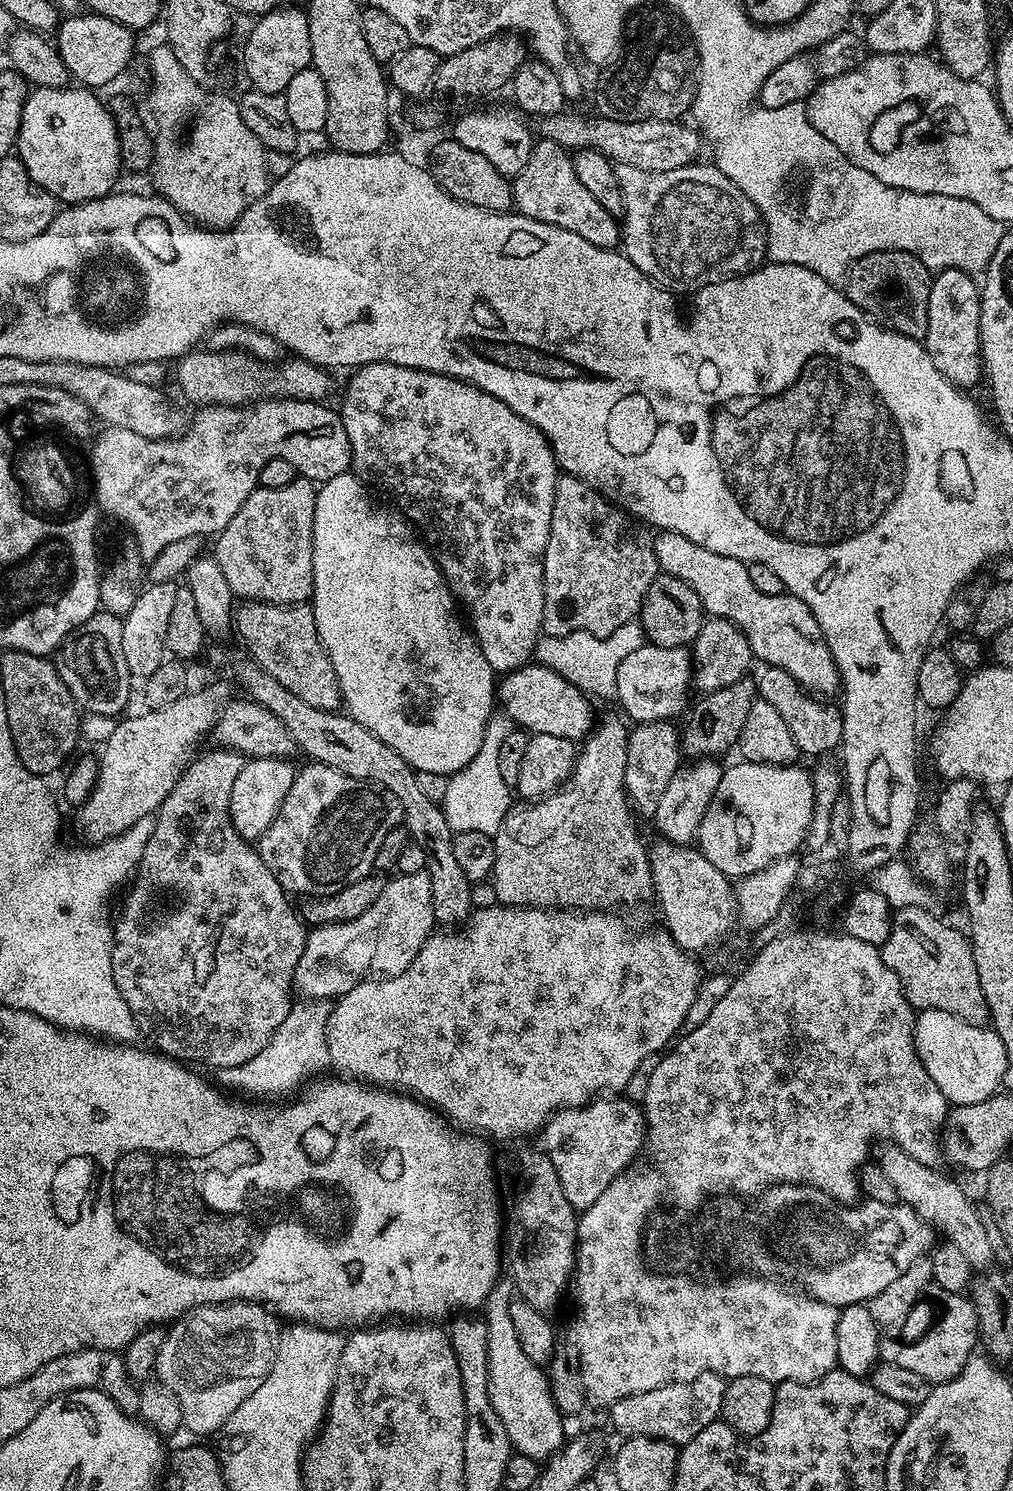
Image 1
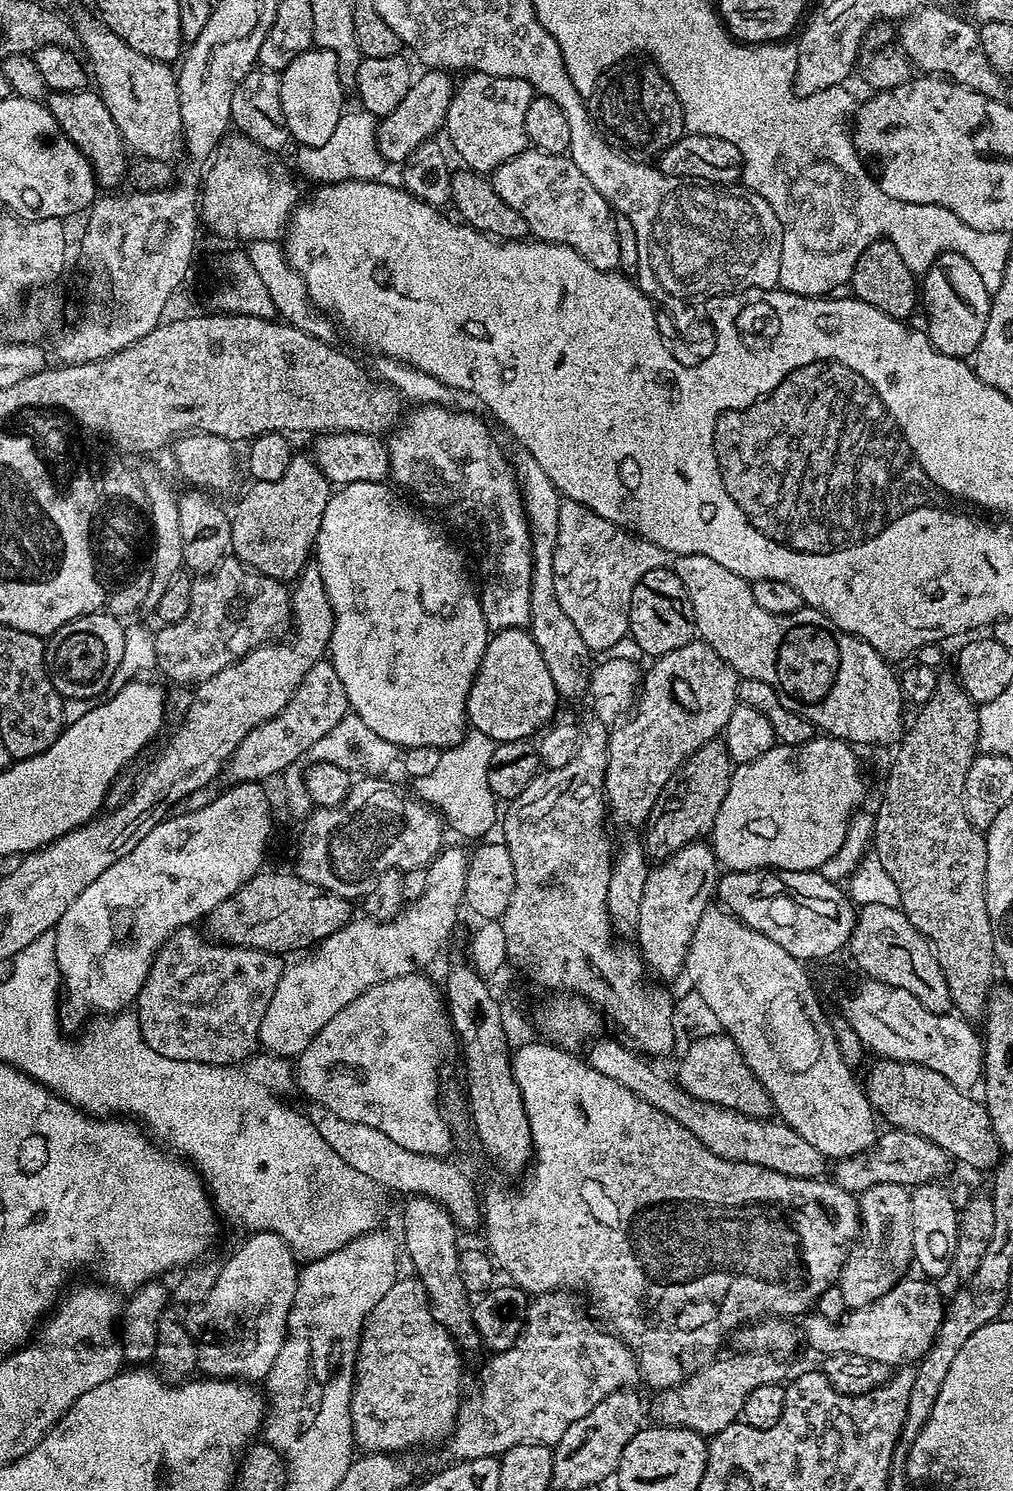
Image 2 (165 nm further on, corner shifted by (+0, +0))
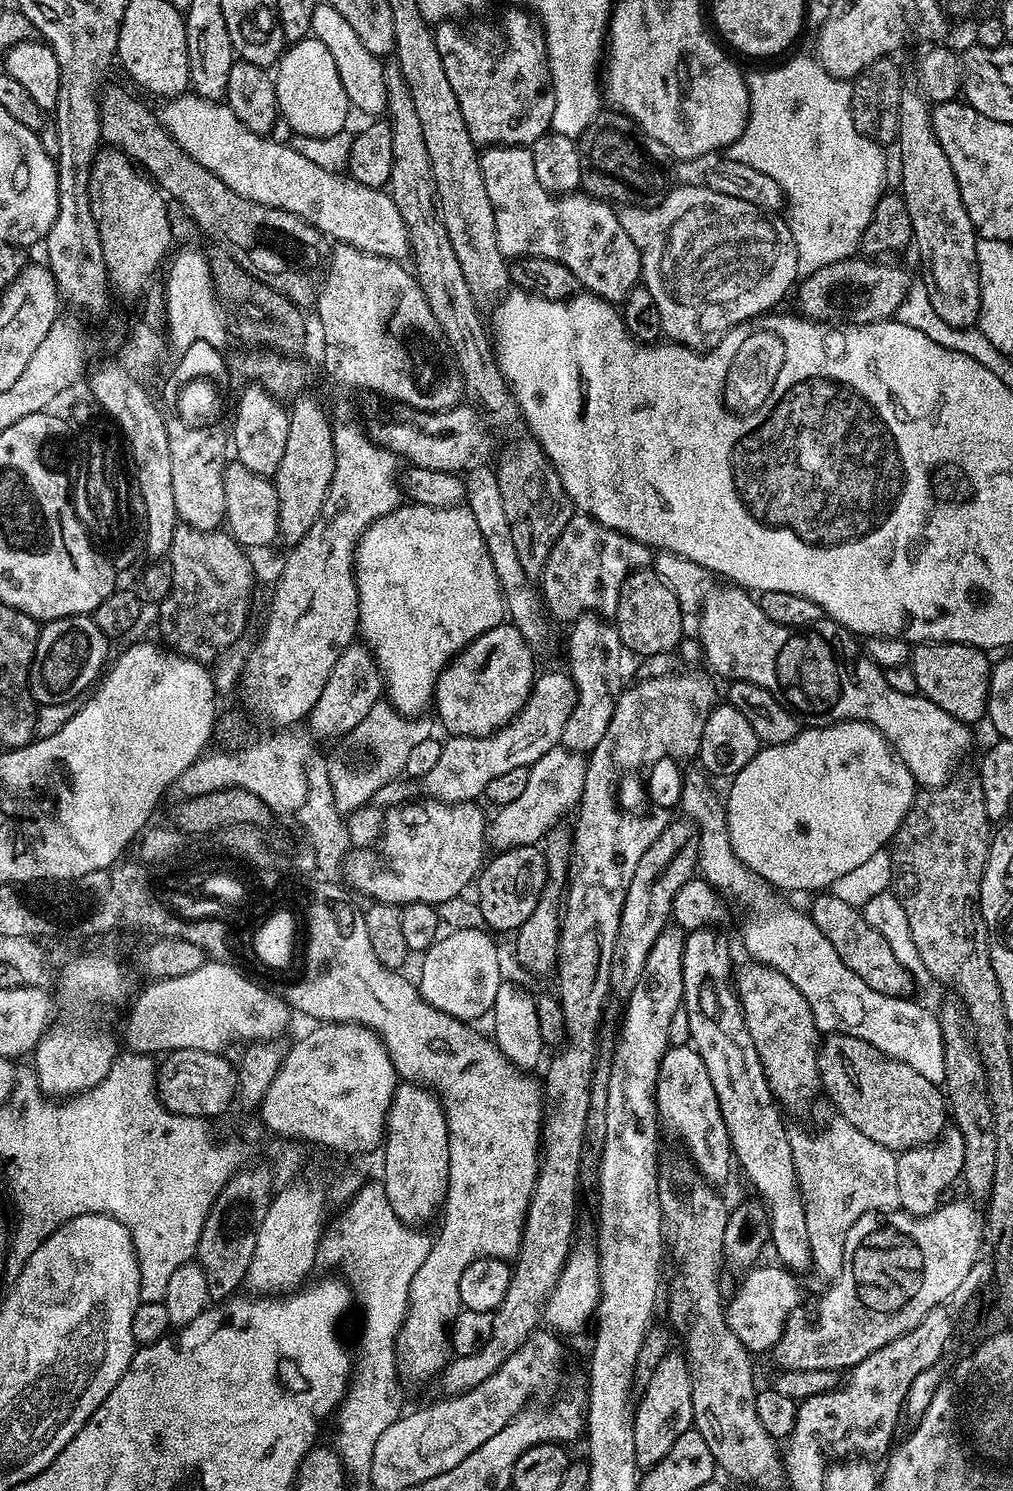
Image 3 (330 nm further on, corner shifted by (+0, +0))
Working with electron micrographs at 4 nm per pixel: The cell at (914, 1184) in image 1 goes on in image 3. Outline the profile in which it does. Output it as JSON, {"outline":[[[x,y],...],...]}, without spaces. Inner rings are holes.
{"outline":[[[747,962],[735,969],[734,987],[740,997],[740,1005],[746,1018],[746,1026],[750,1030],[750,1038],[754,1038],[754,1046],[758,1049],[758,1058],[762,1058],[762,1066],[766,1074],[766,1082],[775,1094],[777,1101],[785,1109],[804,1108],[821,1091],[819,1066],[816,1061],[818,1045],[822,1040],[822,1033],[814,1022],[814,1014],[802,998],[802,994],[788,978],[776,968],[769,968],[766,964]]]}

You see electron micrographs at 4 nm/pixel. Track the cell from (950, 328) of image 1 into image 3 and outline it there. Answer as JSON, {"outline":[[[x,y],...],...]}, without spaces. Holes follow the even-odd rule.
{"outline":[[[901,91],[900,94],[900,188],[906,210],[910,210],[912,223],[912,239],[914,248],[920,251],[924,259],[924,275],[922,280],[928,285],[929,302],[933,304],[935,313],[950,326],[958,328],[973,327],[981,319],[979,270],[976,262],[976,241],[978,233],[970,222],[970,214],[966,214],[966,206],[962,202],[962,194],[958,186],[958,178],[954,178],[954,170],[950,158],[946,158],[946,150],[938,142],[932,125],[932,108],[929,101],[919,91]]]}

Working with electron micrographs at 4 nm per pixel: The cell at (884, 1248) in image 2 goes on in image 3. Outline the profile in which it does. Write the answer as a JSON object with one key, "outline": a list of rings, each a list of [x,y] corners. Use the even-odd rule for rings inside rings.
{"outline":[[[834,1120],[821,1132],[807,1132],[795,1126],[788,1129],[796,1179],[805,1206],[813,1269],[826,1280],[836,1279],[841,1273],[846,1235],[864,1211],[897,1211],[901,1202],[897,1153],[886,1146],[870,1146],[863,1138],[857,1139],[856,1148],[848,1148],[848,1136],[855,1137],[857,1132],[847,1121]]]}

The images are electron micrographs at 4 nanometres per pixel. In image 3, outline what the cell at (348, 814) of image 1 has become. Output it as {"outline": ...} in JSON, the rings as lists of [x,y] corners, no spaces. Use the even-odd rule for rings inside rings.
{"outline":[[[431,798],[425,799],[425,804],[409,802],[398,804],[384,812],[384,835],[378,847],[356,848],[348,853],[343,871],[346,878],[372,902],[403,906],[410,902],[426,902],[439,905],[448,899],[459,897],[464,887],[471,885],[477,879],[486,863],[484,848],[489,821],[484,820],[484,812],[479,803],[445,804]]]}

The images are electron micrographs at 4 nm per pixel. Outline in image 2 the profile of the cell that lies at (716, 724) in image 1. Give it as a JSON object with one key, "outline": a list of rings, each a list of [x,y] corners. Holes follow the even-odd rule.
{"outline":[[[717,738],[703,744],[672,775],[663,796],[654,802],[642,828],[644,851],[653,861],[670,857],[682,846],[699,841],[711,833],[714,818],[718,818],[718,810],[722,810],[722,802],[726,799],[726,790],[730,790],[733,767],[723,739]]]}

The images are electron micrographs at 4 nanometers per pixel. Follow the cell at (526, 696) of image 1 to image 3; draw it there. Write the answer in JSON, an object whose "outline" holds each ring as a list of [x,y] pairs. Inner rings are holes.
{"outline":[[[511,622],[486,630],[442,670],[434,693],[439,727],[454,736],[488,736],[509,724],[532,692],[538,667],[533,648]]]}

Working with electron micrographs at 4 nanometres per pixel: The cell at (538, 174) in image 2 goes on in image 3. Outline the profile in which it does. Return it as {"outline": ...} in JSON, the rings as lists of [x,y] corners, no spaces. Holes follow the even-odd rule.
{"outline":[[[498,144],[488,146],[480,152],[482,178],[486,182],[486,194],[490,194],[490,206],[494,206],[494,226],[498,234],[500,253],[505,258],[535,258],[562,262],[574,278],[591,295],[601,296],[603,300],[617,306],[623,305],[632,288],[641,283],[640,255],[638,246],[630,242],[630,234],[622,230],[620,213],[613,205],[595,200],[594,197],[577,190],[556,195],[547,192],[534,174],[534,158],[528,146]]]}

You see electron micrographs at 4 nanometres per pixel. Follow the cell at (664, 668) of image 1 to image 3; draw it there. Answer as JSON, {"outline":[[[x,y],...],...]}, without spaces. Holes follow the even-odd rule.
{"outline":[[[541,671],[532,684],[532,692],[528,695],[522,710],[509,724],[505,724],[488,736],[454,736],[443,741],[444,749],[438,762],[430,769],[430,774],[422,777],[422,784],[428,791],[427,795],[445,804],[467,804],[475,801],[483,793],[484,788],[490,786],[490,778],[496,778],[498,774],[506,774],[510,770],[531,768],[534,762],[538,762],[538,758],[542,758],[542,754],[546,754],[551,748],[560,744],[562,726],[566,724],[566,718],[570,718],[575,705],[576,684],[567,671]]]}

